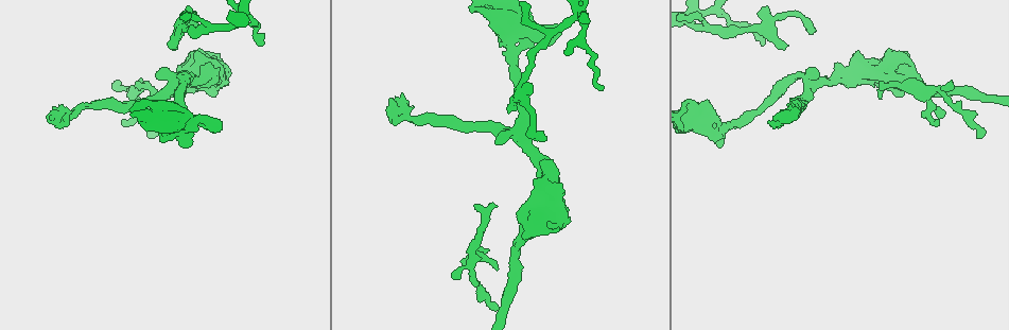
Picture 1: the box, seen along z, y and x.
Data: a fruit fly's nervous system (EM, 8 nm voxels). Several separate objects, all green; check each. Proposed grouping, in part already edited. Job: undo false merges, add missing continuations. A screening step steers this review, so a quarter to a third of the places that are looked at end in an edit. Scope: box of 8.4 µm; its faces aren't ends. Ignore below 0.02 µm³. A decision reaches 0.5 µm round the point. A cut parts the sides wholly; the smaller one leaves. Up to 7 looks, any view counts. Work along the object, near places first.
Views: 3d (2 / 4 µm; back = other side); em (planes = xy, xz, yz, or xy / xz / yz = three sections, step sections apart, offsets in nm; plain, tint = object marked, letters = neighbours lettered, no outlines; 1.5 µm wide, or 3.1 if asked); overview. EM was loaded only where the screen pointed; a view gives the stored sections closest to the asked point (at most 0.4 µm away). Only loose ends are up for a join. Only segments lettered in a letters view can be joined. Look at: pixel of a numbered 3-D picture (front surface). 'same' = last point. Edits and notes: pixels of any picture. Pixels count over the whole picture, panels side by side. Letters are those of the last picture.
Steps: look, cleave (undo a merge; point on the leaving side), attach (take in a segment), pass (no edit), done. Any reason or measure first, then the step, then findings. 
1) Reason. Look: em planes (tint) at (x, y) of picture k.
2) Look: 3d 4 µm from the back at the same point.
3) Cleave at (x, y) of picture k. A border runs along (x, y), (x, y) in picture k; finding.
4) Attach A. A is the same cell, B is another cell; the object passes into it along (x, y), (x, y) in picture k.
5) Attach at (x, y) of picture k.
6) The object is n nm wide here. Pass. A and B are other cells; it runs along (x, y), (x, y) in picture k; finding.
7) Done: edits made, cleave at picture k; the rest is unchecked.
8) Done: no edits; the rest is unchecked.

Look: 3d 4 µm at (391, 98) of picture 1.

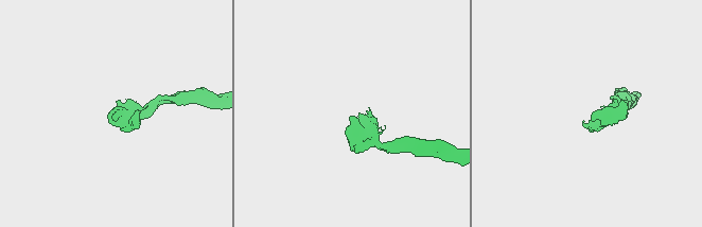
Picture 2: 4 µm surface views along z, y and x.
Need the tissue. Look: em planes (letters) at (115, 121) of picture 2.

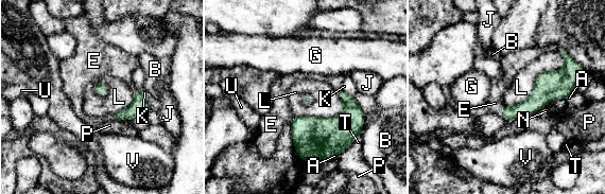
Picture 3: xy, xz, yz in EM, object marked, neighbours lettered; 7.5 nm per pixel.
Attach at (495, 103) of picture 3. E is the same cell, A, B, G, J, K, L, N, P, T, U and V are other cells; the object passes into it along (532, 105), (503, 110), (495, 103) in picture 3; the neuron continues.

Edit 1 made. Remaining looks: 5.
Look: overview.

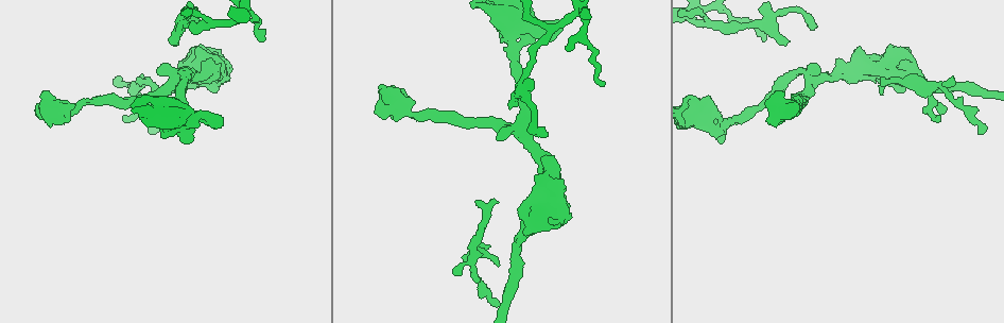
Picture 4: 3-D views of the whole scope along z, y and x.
Tapers out. Look: em yz step 4 (tint) at (511, 107) of picture 4.

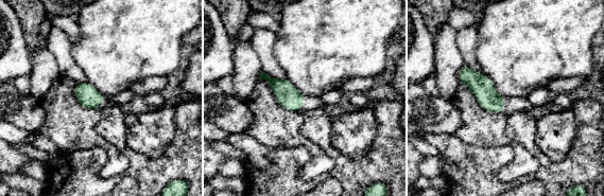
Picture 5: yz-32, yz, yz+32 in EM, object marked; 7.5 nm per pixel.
Another direction. Look: em planes (tint) at the same point.

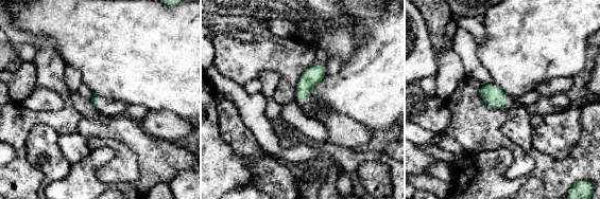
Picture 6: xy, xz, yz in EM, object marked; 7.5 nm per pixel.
Look: em planes (letters) at the same point.

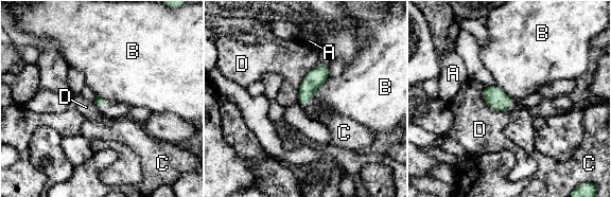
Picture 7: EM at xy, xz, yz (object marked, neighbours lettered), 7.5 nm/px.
Attach at (123, 129) of picture 7. C is the same cell, A, B and D are other cells; the object passes into it along (99, 101), (103, 104), (123, 129) in picture 7; it goes on there.

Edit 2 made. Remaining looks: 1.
Done: edits made, attach at picture 3, attach at picture 7; the rest is unchecked.

